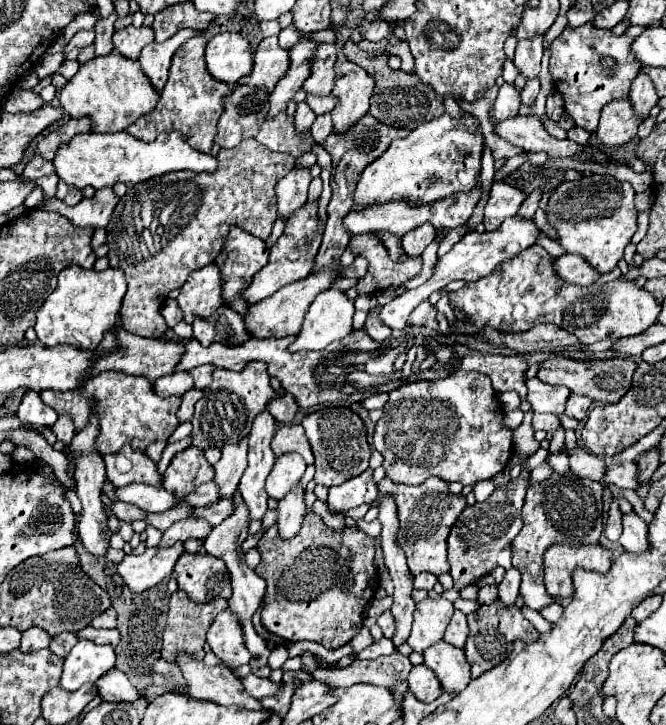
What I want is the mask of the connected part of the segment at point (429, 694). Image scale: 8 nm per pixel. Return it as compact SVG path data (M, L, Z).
M425 665L413 667L411 673L409 673L407 683L409 683L409 689L415 693L415 697L419 701L423 701L423 703L431 703L431 701L435 701L443 693L439 679Z

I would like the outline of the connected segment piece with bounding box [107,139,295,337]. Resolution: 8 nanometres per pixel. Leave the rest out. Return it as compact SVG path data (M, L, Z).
M245 139L235 149L221 149L217 155L217 169L211 173L195 171L171 171L167 175L131 185L127 193L117 203L111 223L107 225L107 245L111 267L125 271L129 289L121 305L123 327L129 333L141 337L163 335L167 331L165 319L161 317L161 305L167 299L167 293L183 287L187 275L215 261L226 240L228 232L219 231L219 223L235 223L247 233L267 239L271 235L273 223L277 219L277 201L275 201L275 183L285 177L295 167L295 159L287 153L273 153L259 145L255 139Z

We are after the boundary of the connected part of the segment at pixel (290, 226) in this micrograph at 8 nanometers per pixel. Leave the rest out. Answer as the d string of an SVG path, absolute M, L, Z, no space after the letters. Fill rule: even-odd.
M307 201L305 207L299 207L299 211L295 211L295 215L291 215L291 219L285 223L285 231L275 241L269 263L253 277L247 291L243 291L243 297L247 299L247 303L249 305L259 303L259 301L271 297L275 291L279 291L287 283L309 277L311 271L313 271L313 259L315 259L315 255L319 251L319 245L321 245L321 239L323 239L323 231L325 231L325 227L319 225L317 201L313 201L313 203Z

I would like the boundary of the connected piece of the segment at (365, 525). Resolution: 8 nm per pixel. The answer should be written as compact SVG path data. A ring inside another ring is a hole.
M358 519L356 521L359 529L364 530L364 532L372 537L377 537L381 534L382 525L378 519L373 522L366 522L364 519Z

